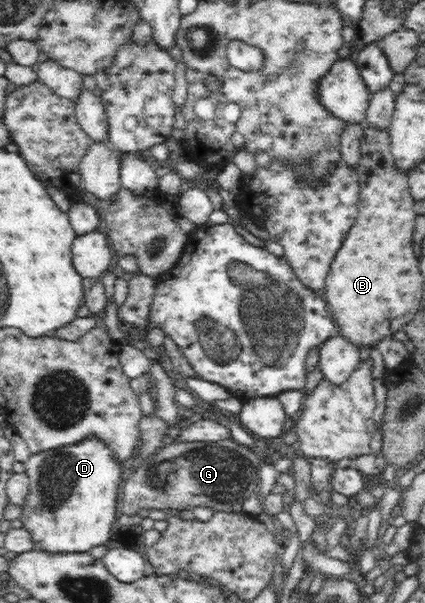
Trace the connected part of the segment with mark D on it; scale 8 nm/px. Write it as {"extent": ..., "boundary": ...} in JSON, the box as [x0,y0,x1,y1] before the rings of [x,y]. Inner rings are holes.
{"extent":[19,435,124,553],"boundary":[[[92,435],[76,444],[31,455],[23,464],[29,479],[29,492],[19,519],[34,541],[34,549],[48,553],[88,553],[94,546],[103,545],[110,540],[124,467],[116,461],[112,450],[104,441]]]}

